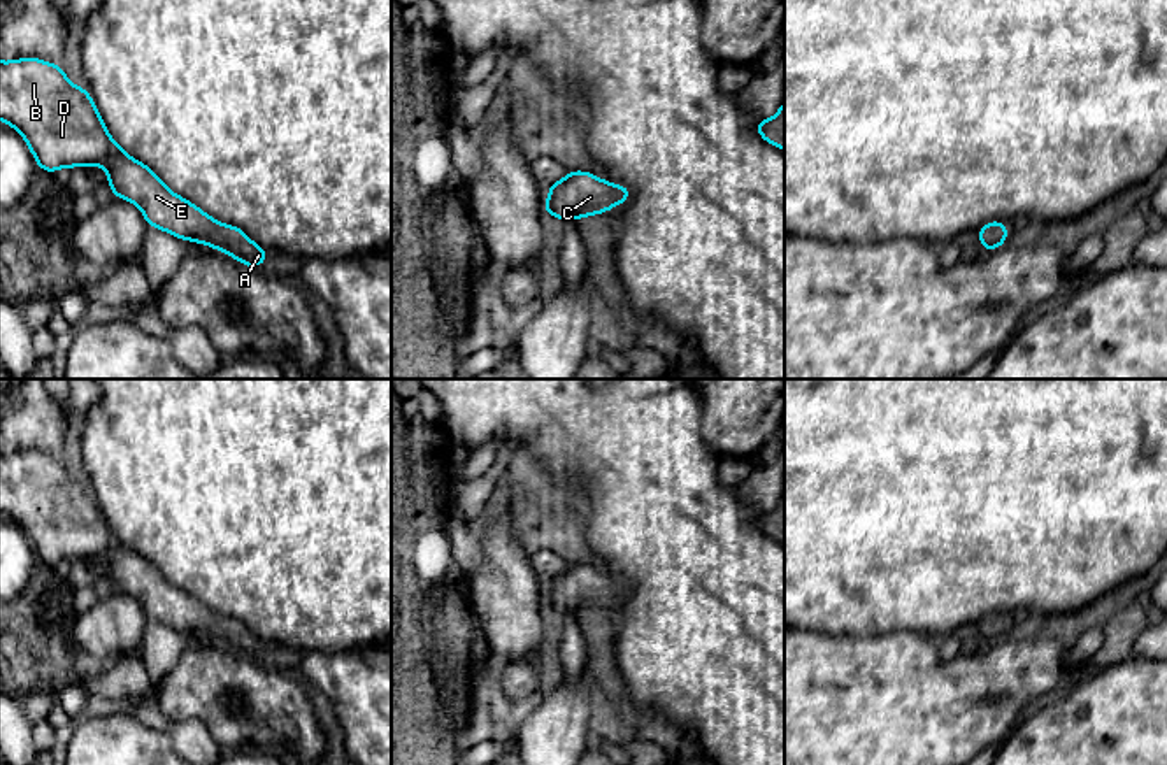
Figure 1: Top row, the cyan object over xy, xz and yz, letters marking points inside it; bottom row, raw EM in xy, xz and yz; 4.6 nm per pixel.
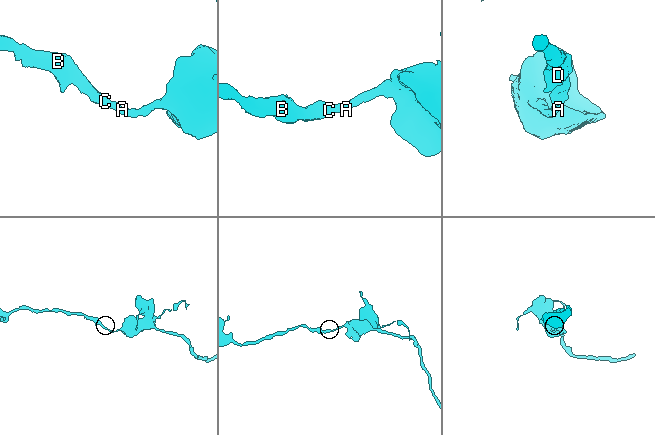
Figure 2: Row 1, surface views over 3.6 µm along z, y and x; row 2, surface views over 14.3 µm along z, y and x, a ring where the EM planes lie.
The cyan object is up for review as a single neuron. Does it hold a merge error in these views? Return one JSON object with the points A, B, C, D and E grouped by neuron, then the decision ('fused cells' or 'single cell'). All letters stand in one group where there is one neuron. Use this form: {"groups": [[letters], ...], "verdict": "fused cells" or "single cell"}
{"groups": [["A", "B", "C", "D", "E"]], "verdict": "single cell"}

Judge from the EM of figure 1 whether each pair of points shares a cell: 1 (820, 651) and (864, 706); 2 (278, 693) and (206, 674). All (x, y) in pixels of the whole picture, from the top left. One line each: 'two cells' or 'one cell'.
1: one cell
2: one cell

